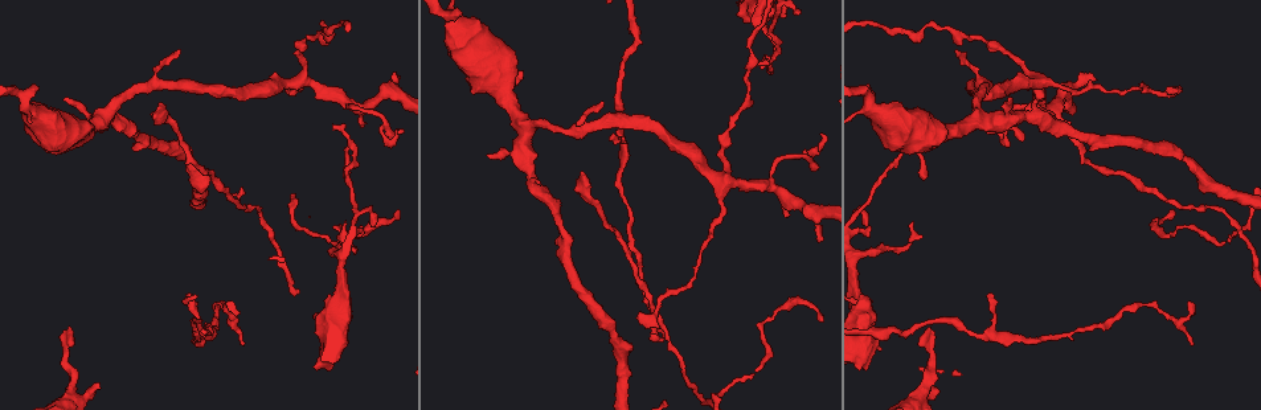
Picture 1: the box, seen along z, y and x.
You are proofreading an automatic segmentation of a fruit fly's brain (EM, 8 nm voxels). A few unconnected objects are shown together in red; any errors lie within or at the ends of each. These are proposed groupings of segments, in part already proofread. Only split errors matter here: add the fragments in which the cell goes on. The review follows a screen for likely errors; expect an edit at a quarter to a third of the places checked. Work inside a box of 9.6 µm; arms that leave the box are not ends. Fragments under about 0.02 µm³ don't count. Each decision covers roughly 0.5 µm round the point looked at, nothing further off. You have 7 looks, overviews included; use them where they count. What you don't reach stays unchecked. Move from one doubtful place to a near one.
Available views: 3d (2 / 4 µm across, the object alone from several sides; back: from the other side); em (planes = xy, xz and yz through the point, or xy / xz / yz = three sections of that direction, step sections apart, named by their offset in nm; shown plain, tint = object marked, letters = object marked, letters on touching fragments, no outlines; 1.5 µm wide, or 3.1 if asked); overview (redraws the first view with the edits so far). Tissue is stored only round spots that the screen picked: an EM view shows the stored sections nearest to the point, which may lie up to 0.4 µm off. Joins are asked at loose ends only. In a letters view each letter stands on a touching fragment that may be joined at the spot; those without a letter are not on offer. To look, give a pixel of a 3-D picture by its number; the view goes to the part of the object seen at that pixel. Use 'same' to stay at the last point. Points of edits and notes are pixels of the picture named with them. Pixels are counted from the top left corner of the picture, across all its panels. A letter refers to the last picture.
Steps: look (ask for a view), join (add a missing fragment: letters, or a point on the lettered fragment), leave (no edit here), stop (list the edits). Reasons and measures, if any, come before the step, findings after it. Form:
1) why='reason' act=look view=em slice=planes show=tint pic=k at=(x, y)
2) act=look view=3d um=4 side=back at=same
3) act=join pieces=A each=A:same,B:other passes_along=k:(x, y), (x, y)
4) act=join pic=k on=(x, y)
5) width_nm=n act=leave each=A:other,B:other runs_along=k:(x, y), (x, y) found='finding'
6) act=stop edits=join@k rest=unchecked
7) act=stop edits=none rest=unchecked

why='end of a long branch' act=look view=3d um=2 pic=1 at=(642, 314)

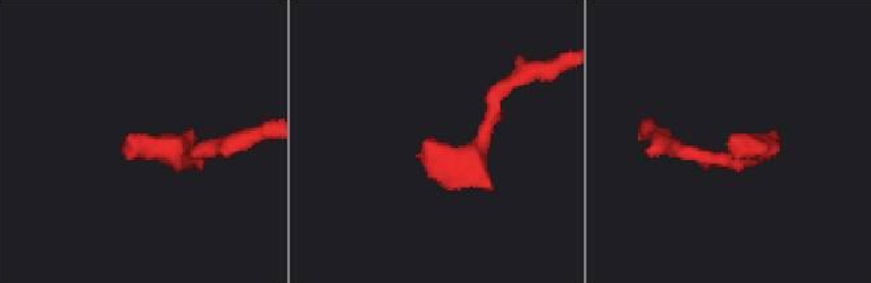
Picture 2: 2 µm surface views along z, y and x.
why='shape alone is not enough' act=look view=em slice=planes show=tint pic=2 at=(134, 145)

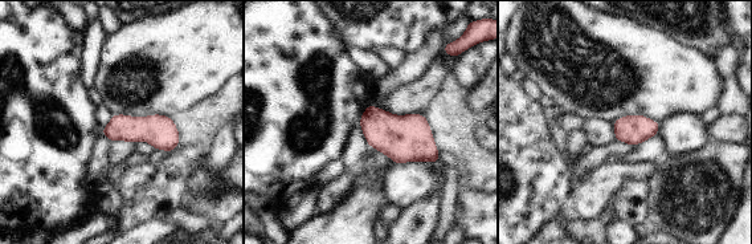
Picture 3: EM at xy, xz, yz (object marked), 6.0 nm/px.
act=look view=em slice=planes show=letters at=same

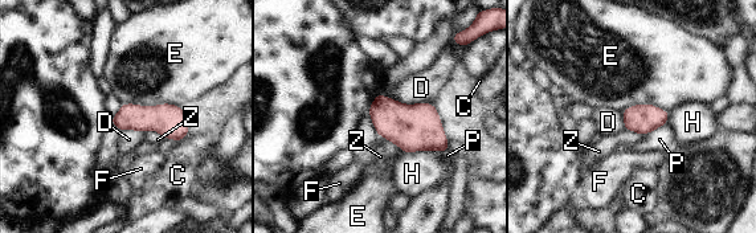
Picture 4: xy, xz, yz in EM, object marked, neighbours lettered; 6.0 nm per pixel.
act=leave each=C:other,D:other,E:other,F:other,H:other,P:other,Z:other border=4:(122, 102), (180, 106) found='no lettered fragment goes on from it'

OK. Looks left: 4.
act=look view=em slice=planes show=letters pic=1 at=(1188, 303)

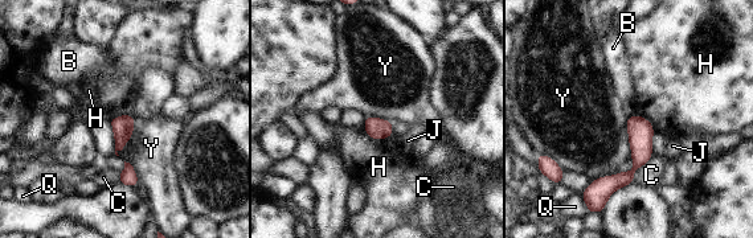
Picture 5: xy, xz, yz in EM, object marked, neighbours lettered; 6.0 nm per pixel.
width_nm=130 act=leave each=B:other,C:other,H:other,J:other,Q:other,Y:other runs_along=5:(645, 122), (635, 167), (604, 196) found='no lettered fragment goes on from it'

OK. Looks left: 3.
why='branch stops here' act=look view=em slice=planes show=plain pic=1 at=(347, 224)

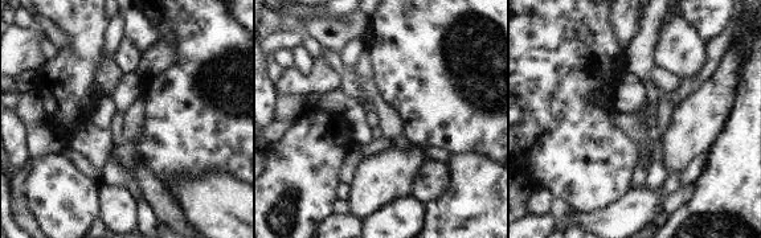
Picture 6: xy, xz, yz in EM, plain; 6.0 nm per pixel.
act=look view=em slice=planes show=letters at=same

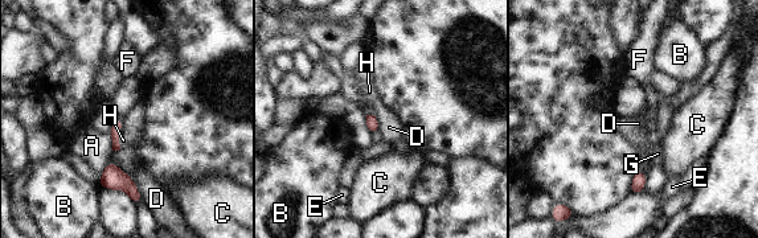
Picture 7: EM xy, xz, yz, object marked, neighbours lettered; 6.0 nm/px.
longest_contact=H:140nm act=leave each=A:other,B:other,C:other,D:other,E:other,F:other,G:other,H:other border=7:(134, 181), (143, 201) found='no lettered fragment goes on from it'

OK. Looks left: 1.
act=stop edits=none rest=unchecked

